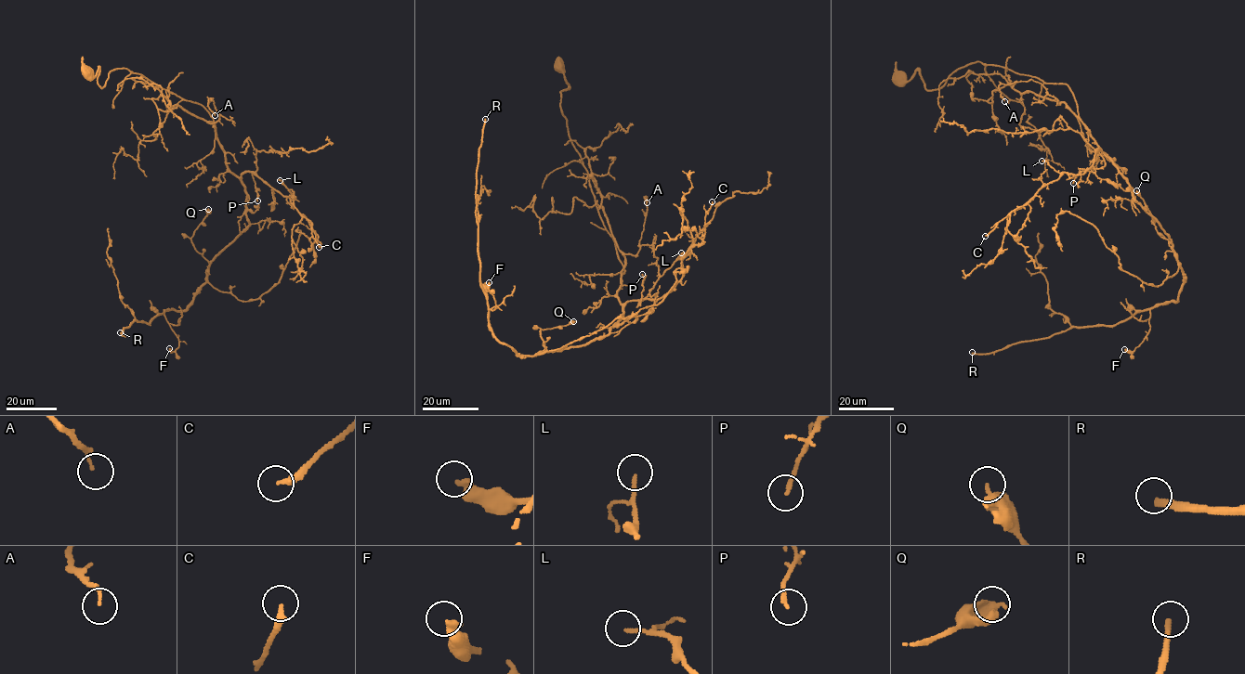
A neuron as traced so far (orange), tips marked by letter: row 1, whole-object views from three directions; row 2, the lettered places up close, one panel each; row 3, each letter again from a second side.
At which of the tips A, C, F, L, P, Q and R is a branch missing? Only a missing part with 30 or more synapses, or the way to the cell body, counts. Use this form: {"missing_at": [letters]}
{"missing_at": ["R"]}

